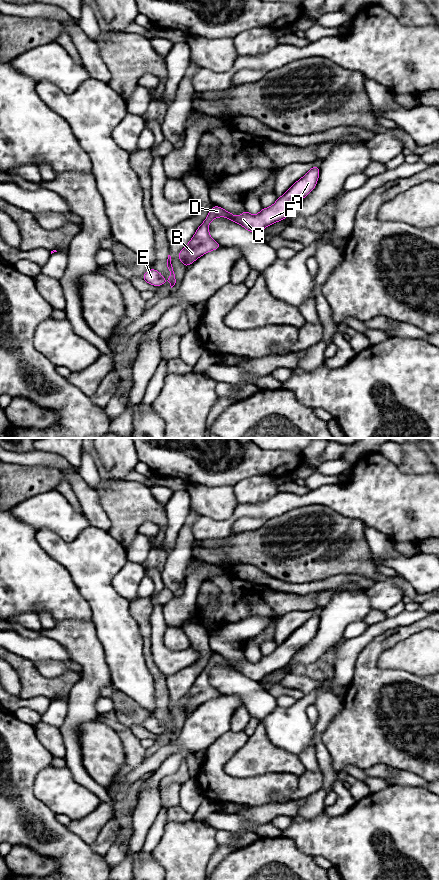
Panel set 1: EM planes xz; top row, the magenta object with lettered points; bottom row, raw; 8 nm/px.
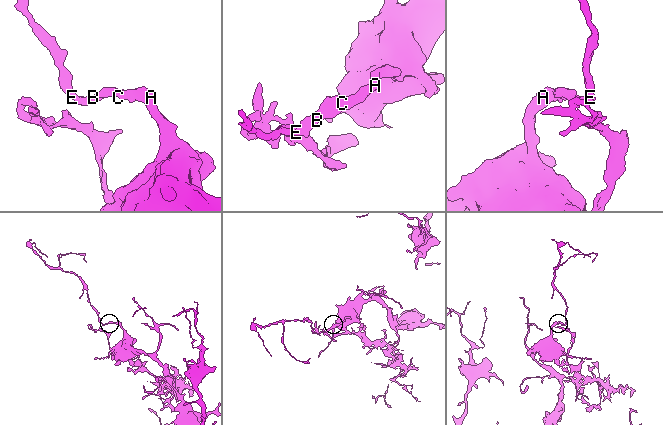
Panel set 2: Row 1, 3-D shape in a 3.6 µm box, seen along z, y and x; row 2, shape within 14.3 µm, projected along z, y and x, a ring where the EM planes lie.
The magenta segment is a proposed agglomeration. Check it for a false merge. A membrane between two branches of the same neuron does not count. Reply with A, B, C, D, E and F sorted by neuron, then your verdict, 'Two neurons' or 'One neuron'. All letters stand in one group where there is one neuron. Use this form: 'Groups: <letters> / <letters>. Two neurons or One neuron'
Groups: A B C D E F. One neuron

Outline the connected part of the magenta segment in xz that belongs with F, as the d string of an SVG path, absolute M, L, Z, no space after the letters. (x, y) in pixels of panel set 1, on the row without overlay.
M312 614L303 625L296 629L281 645L278 645L272 654L262 656L256 663L251 663L245 657L237 665L220 654L211 655L207 665L197 676L189 691L178 701L179 708L187 716L202 703L222 695L211 686L209 681L209 671L218 665L225 665L253 682L258 682L264 676L287 666L293 656L316 635L319 623L319 615Z

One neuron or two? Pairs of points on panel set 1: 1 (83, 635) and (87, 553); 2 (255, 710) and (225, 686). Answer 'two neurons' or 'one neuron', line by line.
1: two neurons
2: one neuron

